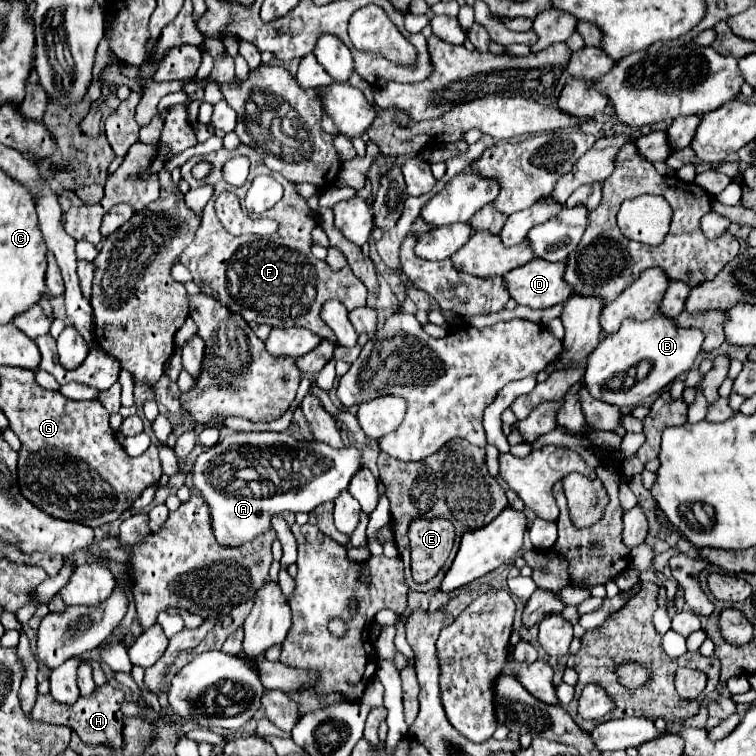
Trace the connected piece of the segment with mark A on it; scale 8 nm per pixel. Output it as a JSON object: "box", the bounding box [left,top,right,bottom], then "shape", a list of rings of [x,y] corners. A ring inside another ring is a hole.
{"box":[189,431,363,547],"shape":[[[253,431],[253,433],[229,433],[225,435],[217,445],[203,451],[189,475],[193,481],[193,487],[201,493],[205,503],[209,505],[211,515],[211,529],[215,533],[215,539],[223,547],[239,547],[241,543],[253,541],[261,533],[271,529],[271,517],[279,515],[283,511],[313,511],[321,503],[333,501],[351,481],[351,477],[357,473],[357,469],[363,465],[361,455],[353,447],[335,449],[323,441],[295,441],[293,445],[285,443],[285,433],[275,431]]]}

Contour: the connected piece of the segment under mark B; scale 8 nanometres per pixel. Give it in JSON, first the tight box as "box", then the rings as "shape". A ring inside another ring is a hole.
{"box":[583,313,705,407],"shape":[[[655,313],[647,321],[627,317],[621,323],[619,331],[607,335],[591,353],[591,357],[587,357],[587,369],[583,377],[585,387],[597,401],[605,401],[617,407],[635,407],[649,395],[659,393],[663,387],[673,383],[681,373],[689,371],[701,351],[703,339],[705,337],[699,329],[683,329],[671,317],[663,317],[663,313]],[[641,361],[649,361],[649,373],[645,375],[645,379],[635,381],[629,373]],[[615,377],[623,379],[621,389],[611,389],[609,381],[613,381]]]}

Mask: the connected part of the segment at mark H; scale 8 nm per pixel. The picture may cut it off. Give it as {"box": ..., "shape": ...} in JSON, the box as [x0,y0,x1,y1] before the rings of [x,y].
{"box":[31,683,125,747],"shape":[[[109,683],[97,687],[91,695],[79,697],[75,705],[63,705],[55,701],[51,695],[37,695],[37,703],[31,711],[31,717],[35,721],[47,721],[55,725],[67,725],[77,731],[83,743],[87,745],[99,745],[105,743],[109,747],[121,747],[123,745],[123,713],[121,713],[121,703],[125,701],[125,695],[121,689],[111,687]]]}

